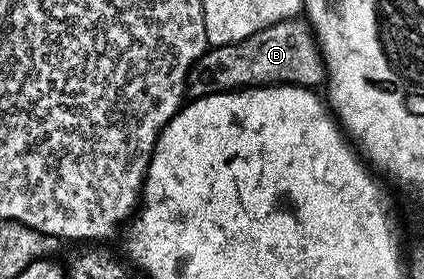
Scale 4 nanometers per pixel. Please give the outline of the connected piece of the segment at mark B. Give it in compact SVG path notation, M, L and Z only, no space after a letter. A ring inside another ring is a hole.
M303 17L287 18L262 32L254 32L246 40L234 44L213 46L193 64L188 74L187 93L192 98L205 98L211 94L224 94L228 90L247 90L254 86L306 86L320 88L325 85L326 71L320 45L312 27Z

